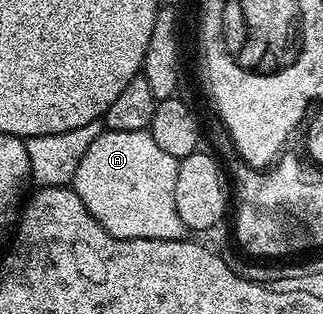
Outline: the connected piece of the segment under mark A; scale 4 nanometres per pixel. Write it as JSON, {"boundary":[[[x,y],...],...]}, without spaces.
{"boundary":[[[103,131],[101,136],[96,138],[96,142],[92,142],[92,146],[88,146],[88,154],[84,154],[84,158],[80,162],[80,170],[76,170],[74,175],[73,190],[82,200],[84,206],[92,214],[92,218],[96,218],[96,222],[100,222],[100,226],[104,226],[104,230],[108,230],[108,234],[112,234],[121,240],[135,240],[136,238],[148,238],[149,240],[185,240],[188,236],[188,230],[184,226],[184,222],[180,222],[180,218],[176,214],[176,174],[178,173],[179,157],[167,154],[165,150],[160,150],[160,146],[156,146],[156,138],[152,138],[149,131],[144,132],[111,132]]]}

